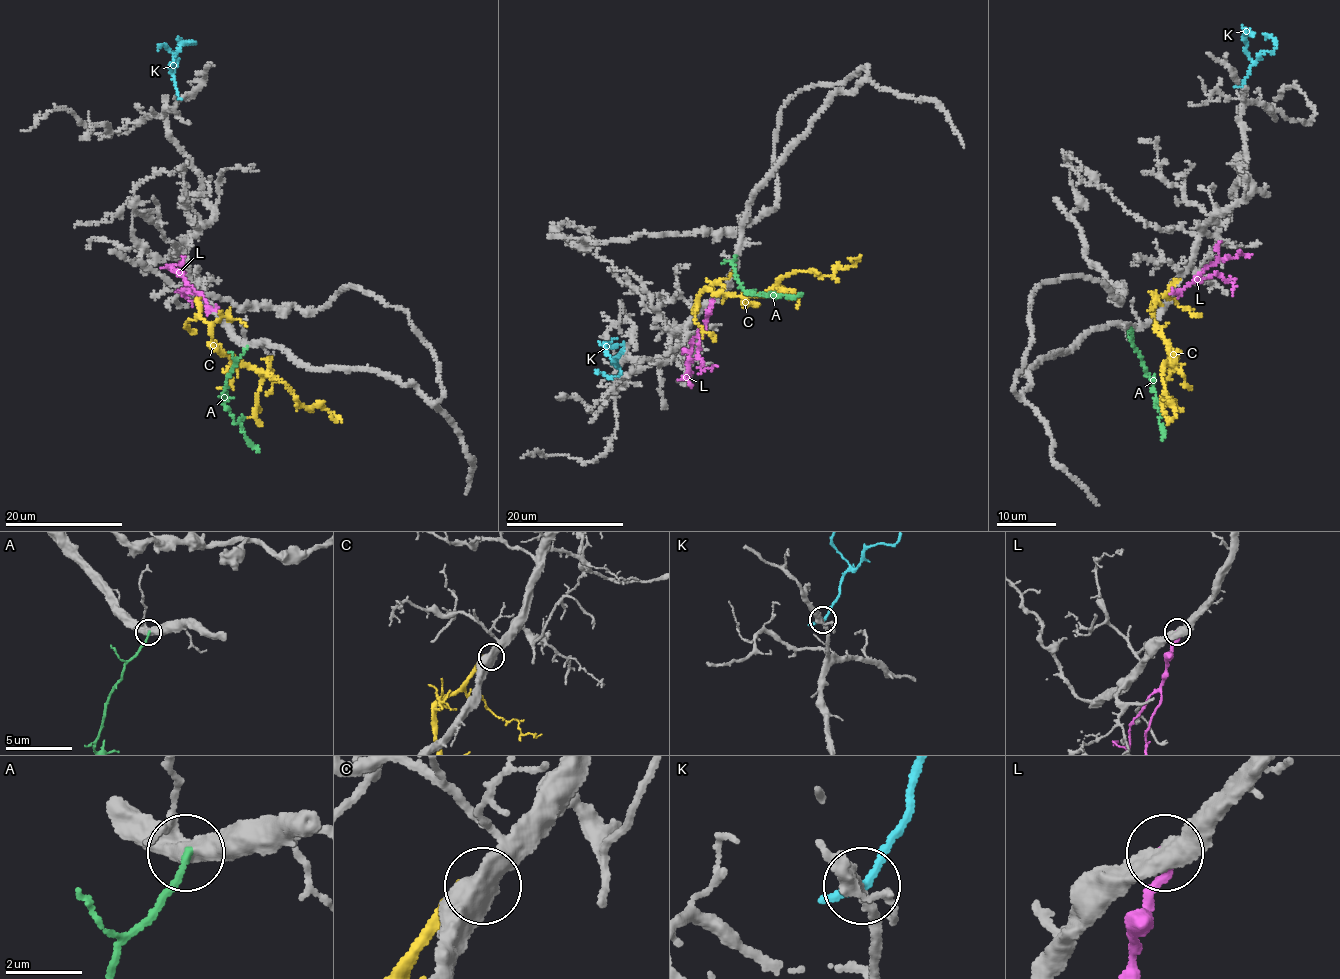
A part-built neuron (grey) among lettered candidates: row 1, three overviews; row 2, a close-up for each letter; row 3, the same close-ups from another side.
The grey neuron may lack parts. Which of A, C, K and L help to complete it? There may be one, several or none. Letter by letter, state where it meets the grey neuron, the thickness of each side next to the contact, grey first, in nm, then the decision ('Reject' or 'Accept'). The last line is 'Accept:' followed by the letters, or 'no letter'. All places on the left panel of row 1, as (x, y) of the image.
A: Touches grey at (246, 345). Thickness 480 nm (grey) against 170 nm. Reject
C: Touches grey at (198, 299). Thickness 420 nm (grey) against 340 nm. Accept
K: Touches grey at (179, 97). Thickness 240 nm (grey) against 300 nm. Reject
L: Touches grey at (216, 310). Thickness 500 nm (grey) against 280 nm. Reject
Accept: C

